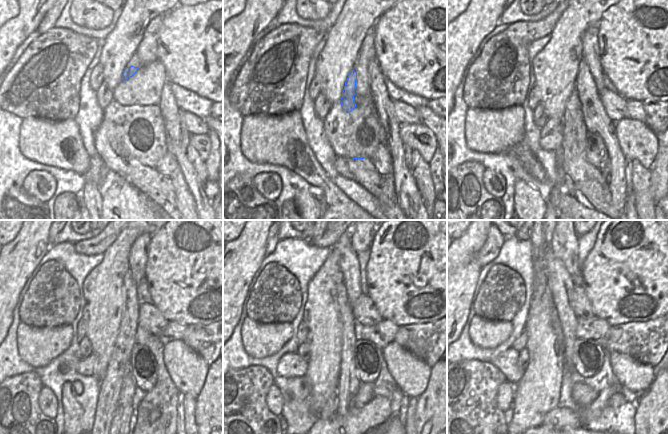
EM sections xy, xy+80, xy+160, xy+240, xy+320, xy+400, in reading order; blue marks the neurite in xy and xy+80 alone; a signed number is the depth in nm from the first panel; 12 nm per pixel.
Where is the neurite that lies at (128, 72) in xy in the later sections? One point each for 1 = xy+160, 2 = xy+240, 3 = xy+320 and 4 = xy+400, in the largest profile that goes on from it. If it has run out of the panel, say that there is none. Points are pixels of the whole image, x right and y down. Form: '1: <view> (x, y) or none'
1: xy+160 (572, 147)
2: xy+240 (110, 388)
3: xy+320 (348, 263)
4: xy+400 (564, 243)

